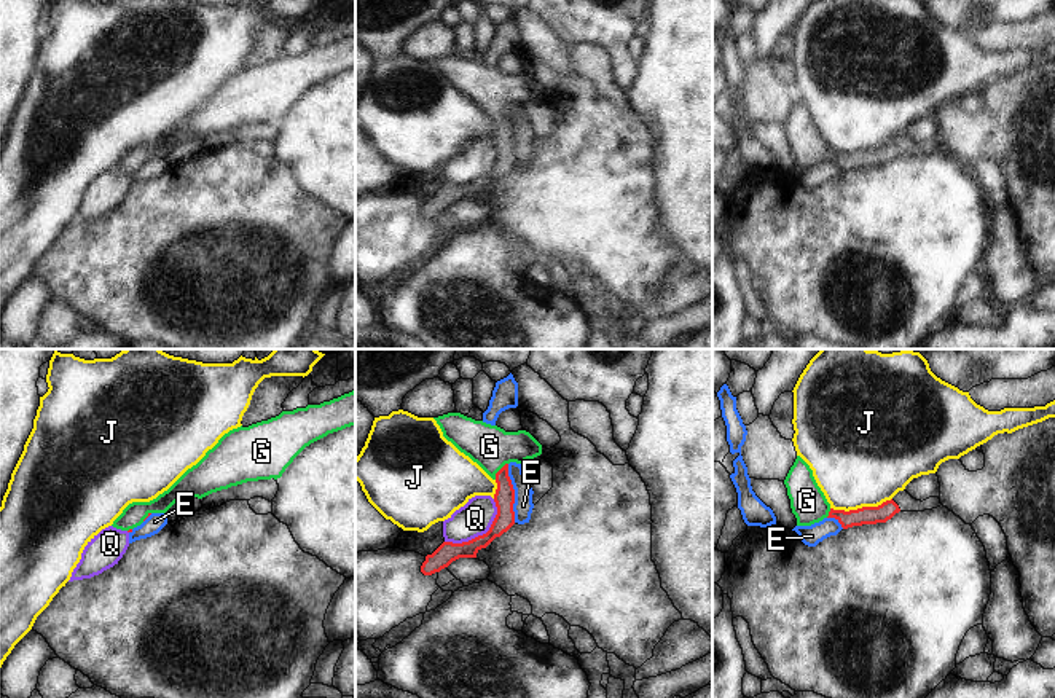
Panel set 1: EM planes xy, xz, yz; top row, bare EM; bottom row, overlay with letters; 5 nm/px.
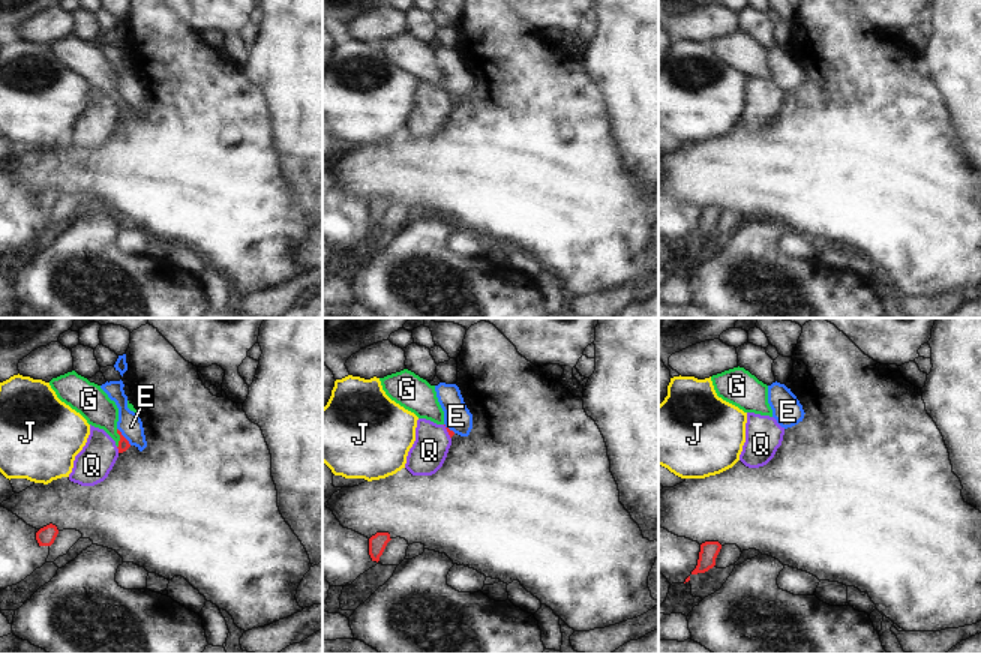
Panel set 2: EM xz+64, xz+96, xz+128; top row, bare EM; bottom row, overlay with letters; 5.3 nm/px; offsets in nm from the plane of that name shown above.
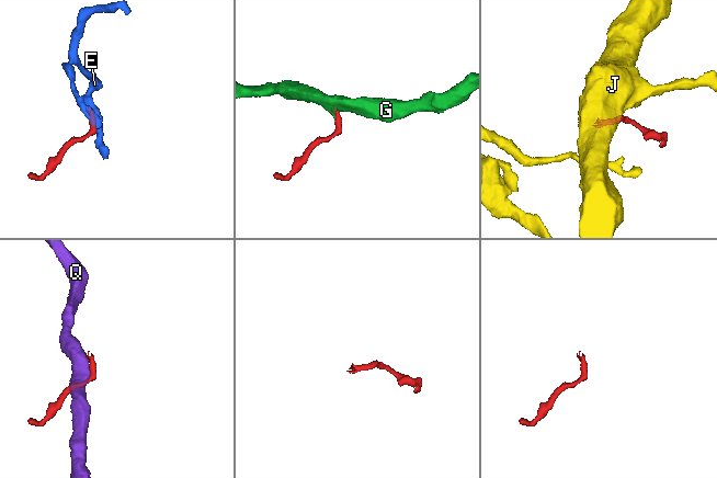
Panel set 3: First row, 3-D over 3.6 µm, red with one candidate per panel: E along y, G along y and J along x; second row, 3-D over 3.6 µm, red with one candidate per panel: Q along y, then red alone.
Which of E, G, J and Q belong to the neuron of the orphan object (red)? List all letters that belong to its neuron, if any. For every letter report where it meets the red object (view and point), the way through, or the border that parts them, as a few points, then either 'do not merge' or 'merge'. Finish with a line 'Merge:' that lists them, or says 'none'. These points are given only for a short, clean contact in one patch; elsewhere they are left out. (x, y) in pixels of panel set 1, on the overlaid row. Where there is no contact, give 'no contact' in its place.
E: xz (513, 493) | along xz (507, 464), (513, 490), (515, 521) | do not merge
G: xz (499, 470) | across xz (504, 498), (504, 482), (499, 470), (490, 447) | merge
J: yz (862, 507) | along yz (891, 498), (877, 505), (848, 510), (831, 509) | do not merge
Q: xz (483, 534) | do not merge
Merge: G

